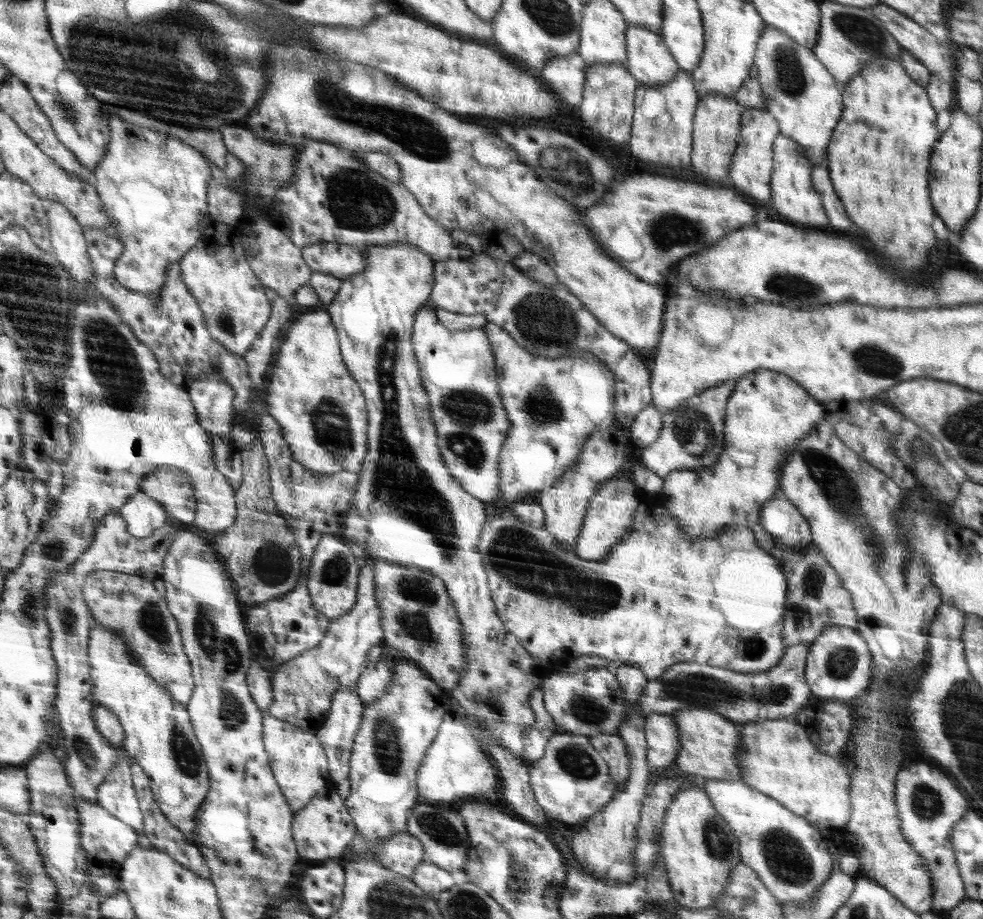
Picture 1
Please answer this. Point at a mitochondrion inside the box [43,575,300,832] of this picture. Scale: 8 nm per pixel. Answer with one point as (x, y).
(222, 653)

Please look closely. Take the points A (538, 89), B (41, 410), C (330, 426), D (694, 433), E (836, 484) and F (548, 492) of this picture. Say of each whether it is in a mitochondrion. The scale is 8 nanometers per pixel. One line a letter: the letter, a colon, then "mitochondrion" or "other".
A: other
B: other
C: mitochondrion
D: mitochondrion
E: mitochondrion
F: other

